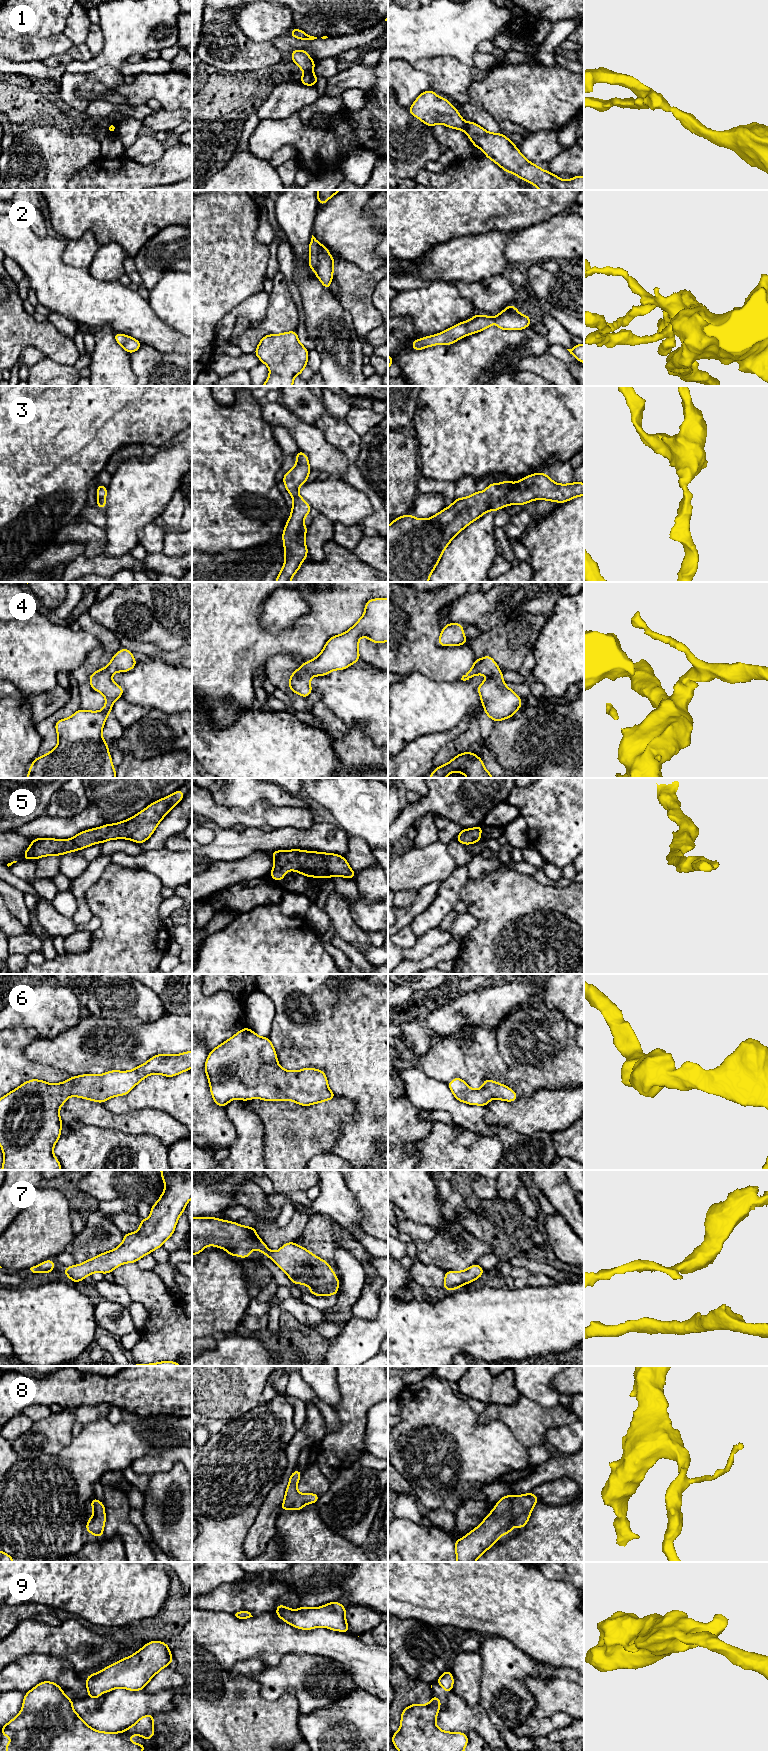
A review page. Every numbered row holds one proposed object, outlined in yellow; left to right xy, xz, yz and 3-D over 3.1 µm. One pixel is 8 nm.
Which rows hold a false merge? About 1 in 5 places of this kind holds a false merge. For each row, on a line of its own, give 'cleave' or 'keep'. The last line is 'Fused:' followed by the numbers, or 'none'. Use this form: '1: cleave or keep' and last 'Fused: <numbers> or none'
1: cleave
2: keep
3: keep
4: keep
5: keep
6: keep
7: keep
8: keep
9: keep
Fused: 1

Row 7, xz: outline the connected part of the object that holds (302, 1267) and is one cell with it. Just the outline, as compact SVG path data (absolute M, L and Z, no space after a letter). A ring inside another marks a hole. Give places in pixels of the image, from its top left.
M192 1217L192 1255L201 1253L208 1245L224 1248L230 1256L238 1255L241 1259L250 1257L251 1251L258 1249L273 1260L295 1285L310 1286L310 1294L338 1295L339 1279L329 1263L295 1242L285 1243L277 1252L272 1252L253 1226L216 1217Z

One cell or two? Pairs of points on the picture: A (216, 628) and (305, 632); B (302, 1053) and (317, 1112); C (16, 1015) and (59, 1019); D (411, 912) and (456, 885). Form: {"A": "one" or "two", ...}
{"A": "one", "B": "two", "C": "one", "D": "two"}

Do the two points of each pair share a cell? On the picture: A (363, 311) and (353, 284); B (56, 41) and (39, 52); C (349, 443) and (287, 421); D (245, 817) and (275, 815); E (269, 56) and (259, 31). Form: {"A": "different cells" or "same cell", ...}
{"A": "same cell", "B": "same cell", "C": "different cells", "D": "same cell", "E": "different cells"}

